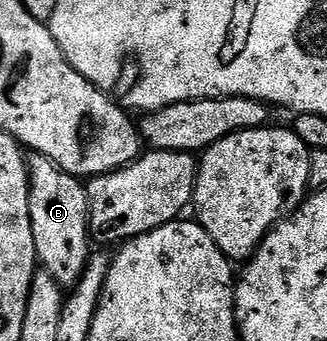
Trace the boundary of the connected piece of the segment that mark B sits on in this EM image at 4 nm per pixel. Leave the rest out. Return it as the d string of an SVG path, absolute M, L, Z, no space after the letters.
M31 154L26 167L30 170L32 241L38 254L38 263L41 270L47 271L63 289L77 287L92 254L86 183L77 175L61 171L43 155Z

